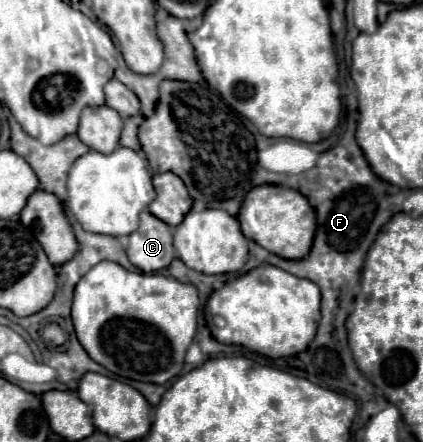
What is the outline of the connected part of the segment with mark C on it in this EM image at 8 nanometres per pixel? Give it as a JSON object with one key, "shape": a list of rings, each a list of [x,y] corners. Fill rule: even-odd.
{"shape":[[[147,209],[141,211],[139,227],[129,235],[127,257],[143,273],[169,267],[175,259],[171,227],[153,217]]]}

